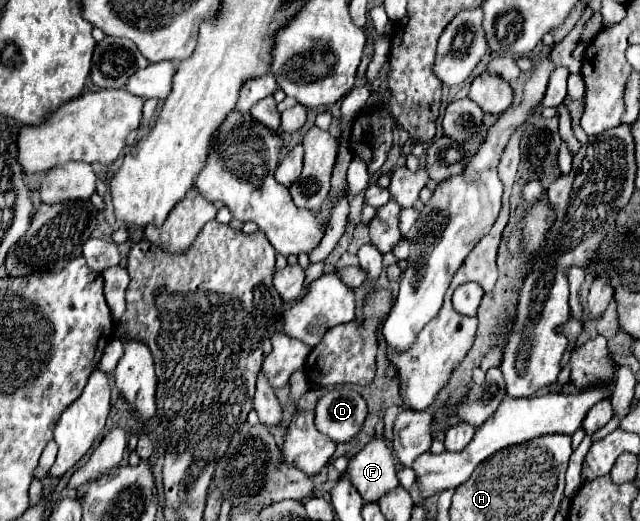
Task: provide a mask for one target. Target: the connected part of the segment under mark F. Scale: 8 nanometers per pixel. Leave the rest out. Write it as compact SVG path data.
M384 428L376 430L376 436L350 458L348 474L366 502L378 502L380 496L398 486L394 458L384 442Z

